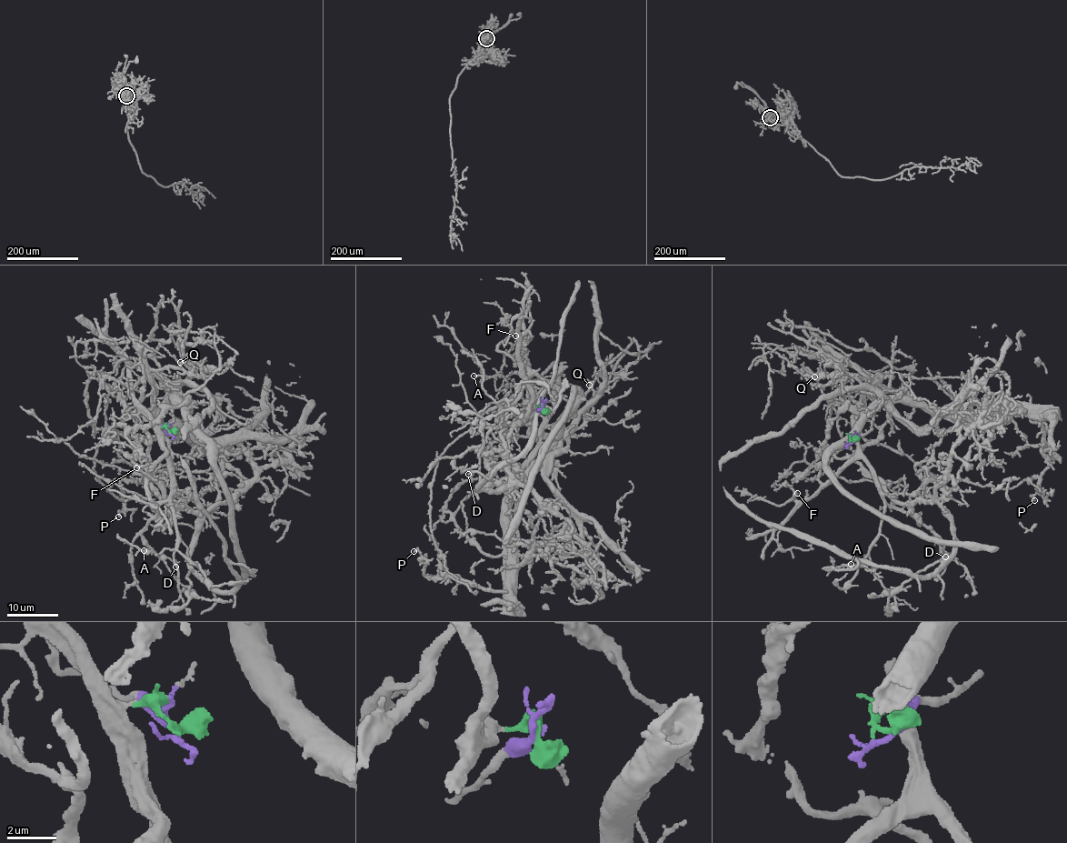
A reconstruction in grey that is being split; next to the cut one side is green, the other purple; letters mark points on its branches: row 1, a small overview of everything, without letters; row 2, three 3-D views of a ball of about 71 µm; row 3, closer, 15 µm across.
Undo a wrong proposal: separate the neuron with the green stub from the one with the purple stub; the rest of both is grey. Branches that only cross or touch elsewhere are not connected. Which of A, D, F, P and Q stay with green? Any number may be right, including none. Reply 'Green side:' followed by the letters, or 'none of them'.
Green side: A, D, F

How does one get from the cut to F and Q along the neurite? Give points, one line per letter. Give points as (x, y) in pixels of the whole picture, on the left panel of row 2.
F: (170, 433), (164, 426), (160, 428), (162, 444), (166, 450), (147, 477), (135, 468)
Q: (170, 433), (146, 419), (132, 389), (150, 370), (191, 372), (194, 366), (184, 359), (179, 363)

